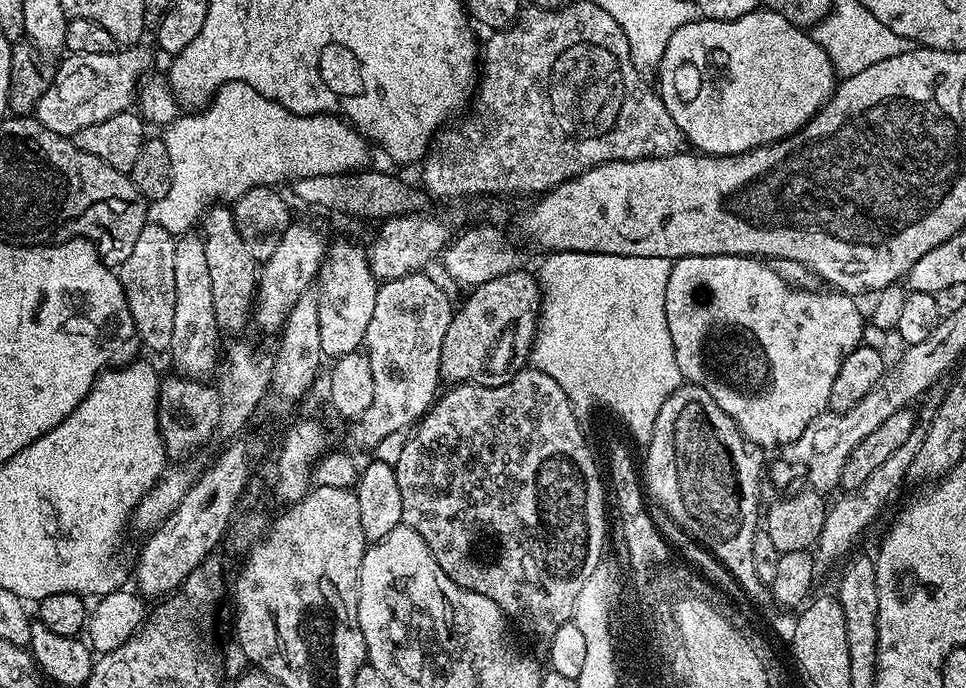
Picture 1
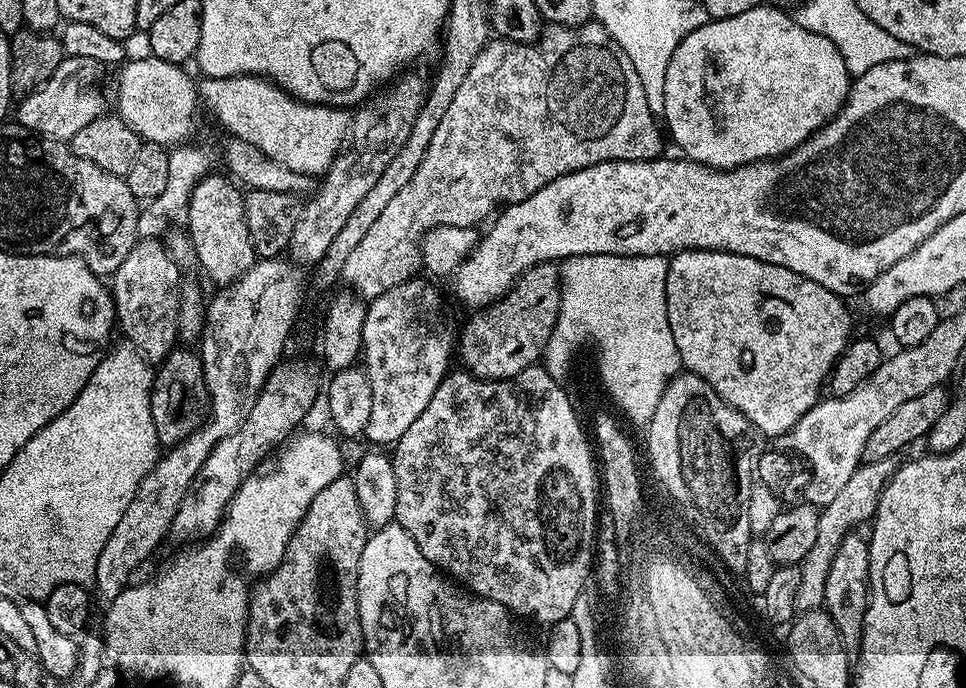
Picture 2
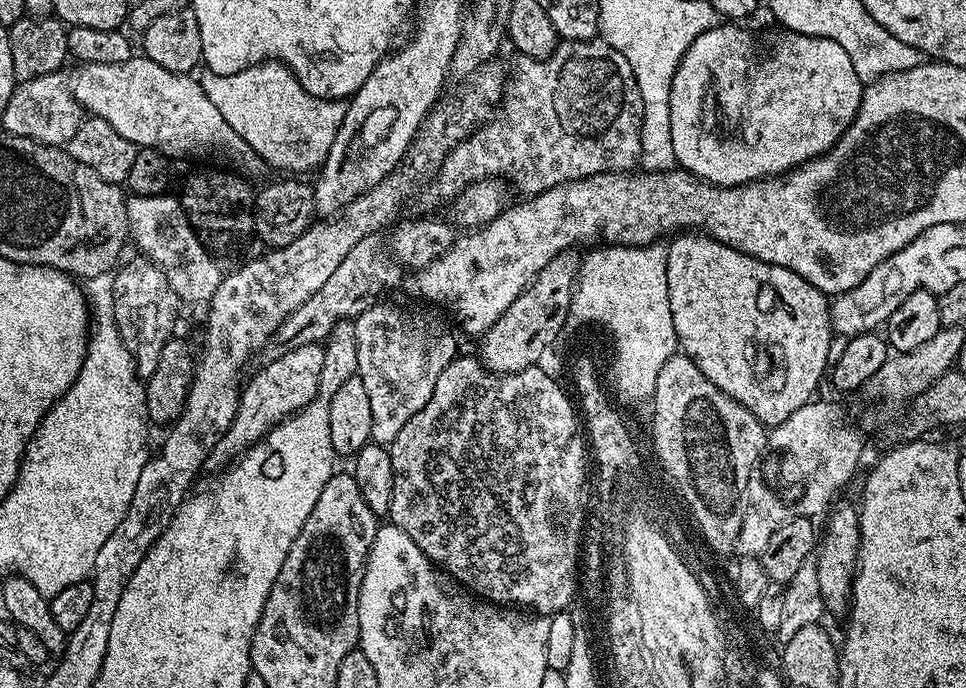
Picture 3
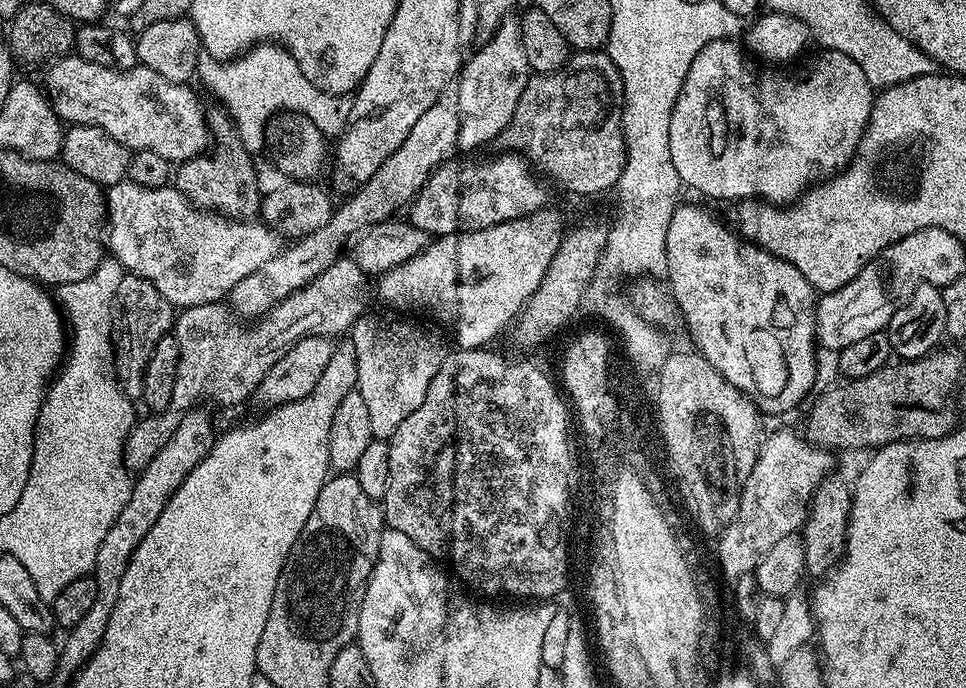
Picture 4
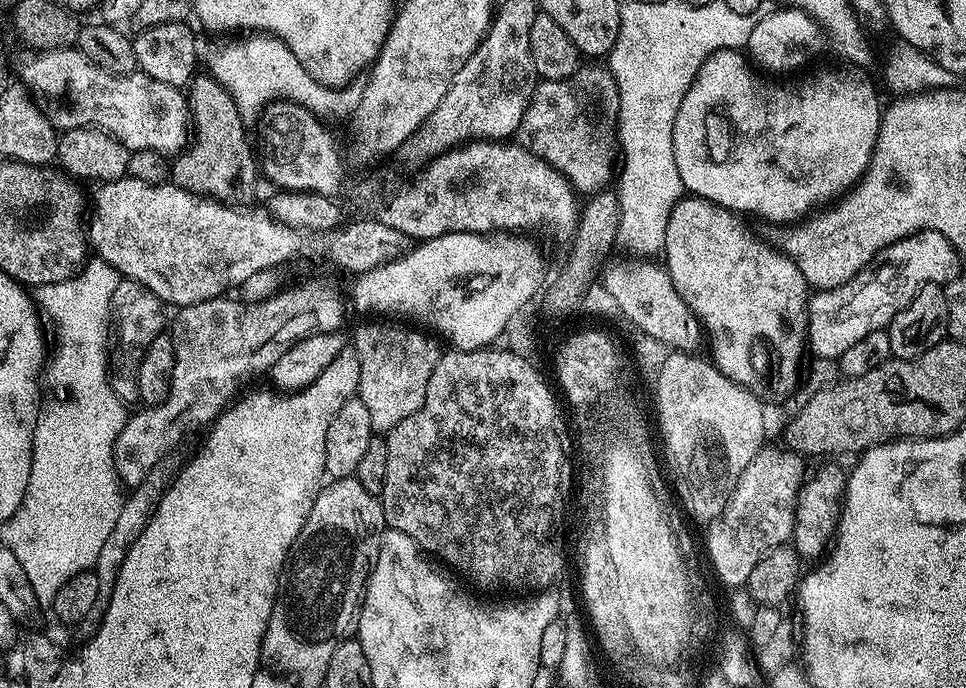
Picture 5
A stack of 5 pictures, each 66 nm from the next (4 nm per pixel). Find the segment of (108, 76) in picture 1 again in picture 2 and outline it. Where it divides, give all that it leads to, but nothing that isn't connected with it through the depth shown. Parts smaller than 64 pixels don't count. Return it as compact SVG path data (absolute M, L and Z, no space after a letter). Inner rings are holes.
M65 56L64 61L54 70L54 74L37 88L23 97L20 109L15 109L14 116L20 125L39 132L42 136L49 136L52 140L70 142L82 126L94 122L94 118L105 115L104 96L94 89L88 88L102 72L102 66L90 58L74 58Z

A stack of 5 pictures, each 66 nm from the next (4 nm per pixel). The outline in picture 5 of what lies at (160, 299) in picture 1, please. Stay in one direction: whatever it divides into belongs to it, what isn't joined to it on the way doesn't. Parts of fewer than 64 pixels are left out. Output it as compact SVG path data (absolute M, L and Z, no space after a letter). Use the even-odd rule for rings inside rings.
M121 279L118 290L114 290L111 326L111 331L114 333L114 347L110 352L108 381L114 390L114 394L125 406L136 406L140 404L140 395L138 394L138 366L146 354L146 346L150 346L150 342L154 342L154 338L158 338L165 331L166 316L164 320L164 311L166 311L166 308L162 301L150 290L146 290L146 286L142 286L138 282Z

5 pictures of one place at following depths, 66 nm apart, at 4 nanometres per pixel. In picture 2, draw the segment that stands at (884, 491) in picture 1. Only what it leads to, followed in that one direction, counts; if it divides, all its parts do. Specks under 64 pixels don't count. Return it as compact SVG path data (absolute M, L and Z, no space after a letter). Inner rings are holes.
M896 456L882 458L878 462L864 462L850 474L846 486L842 486L836 497L828 505L820 508L818 518L818 534L814 538L814 546L810 546L810 554L800 561L798 567L798 590L796 591L796 610L814 612L824 607L826 598L826 577L830 574L830 562L834 562L834 554L838 554L838 546L842 546L842 538L850 531L859 529L860 523L871 521L876 514L882 490L890 482L898 467Z

